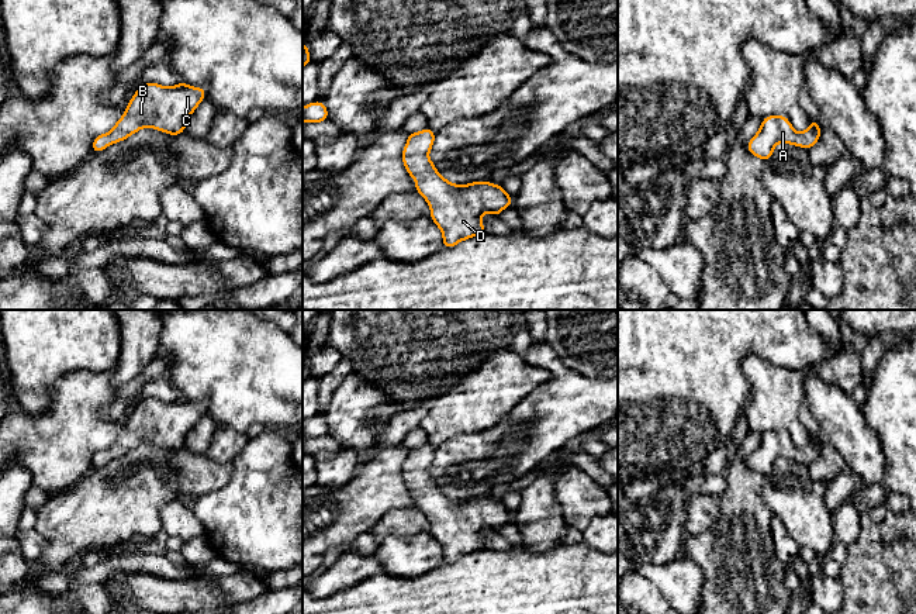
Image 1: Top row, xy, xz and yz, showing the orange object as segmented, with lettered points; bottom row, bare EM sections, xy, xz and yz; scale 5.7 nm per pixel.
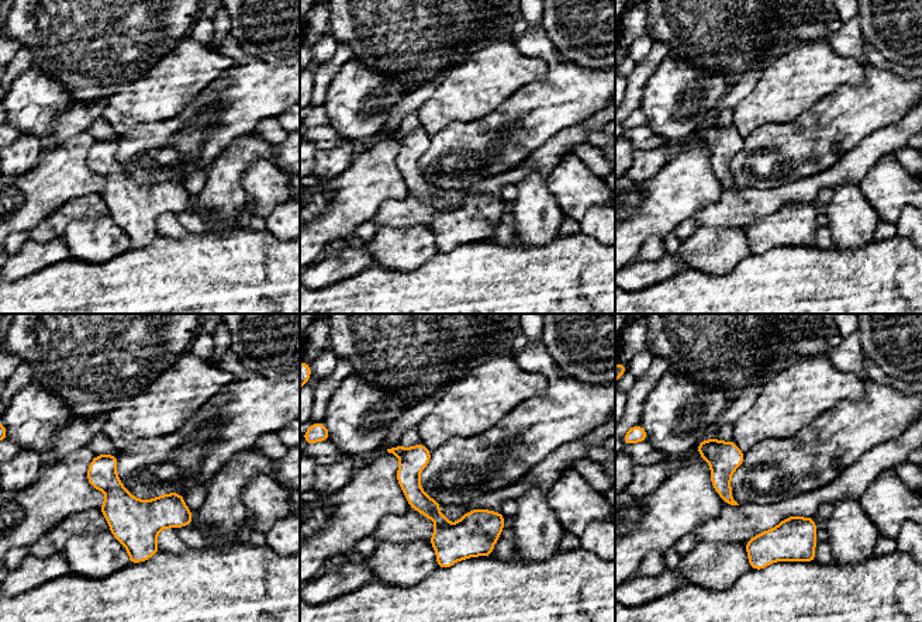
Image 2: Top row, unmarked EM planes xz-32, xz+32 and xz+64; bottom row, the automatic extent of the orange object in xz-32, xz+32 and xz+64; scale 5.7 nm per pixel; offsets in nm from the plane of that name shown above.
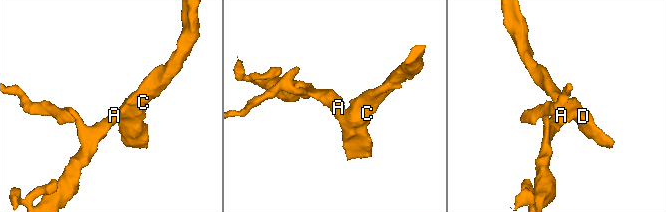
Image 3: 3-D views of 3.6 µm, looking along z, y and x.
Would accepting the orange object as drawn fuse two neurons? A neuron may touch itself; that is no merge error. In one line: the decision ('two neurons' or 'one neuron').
one neuron

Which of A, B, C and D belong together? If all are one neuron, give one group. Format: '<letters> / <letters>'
A B C D

